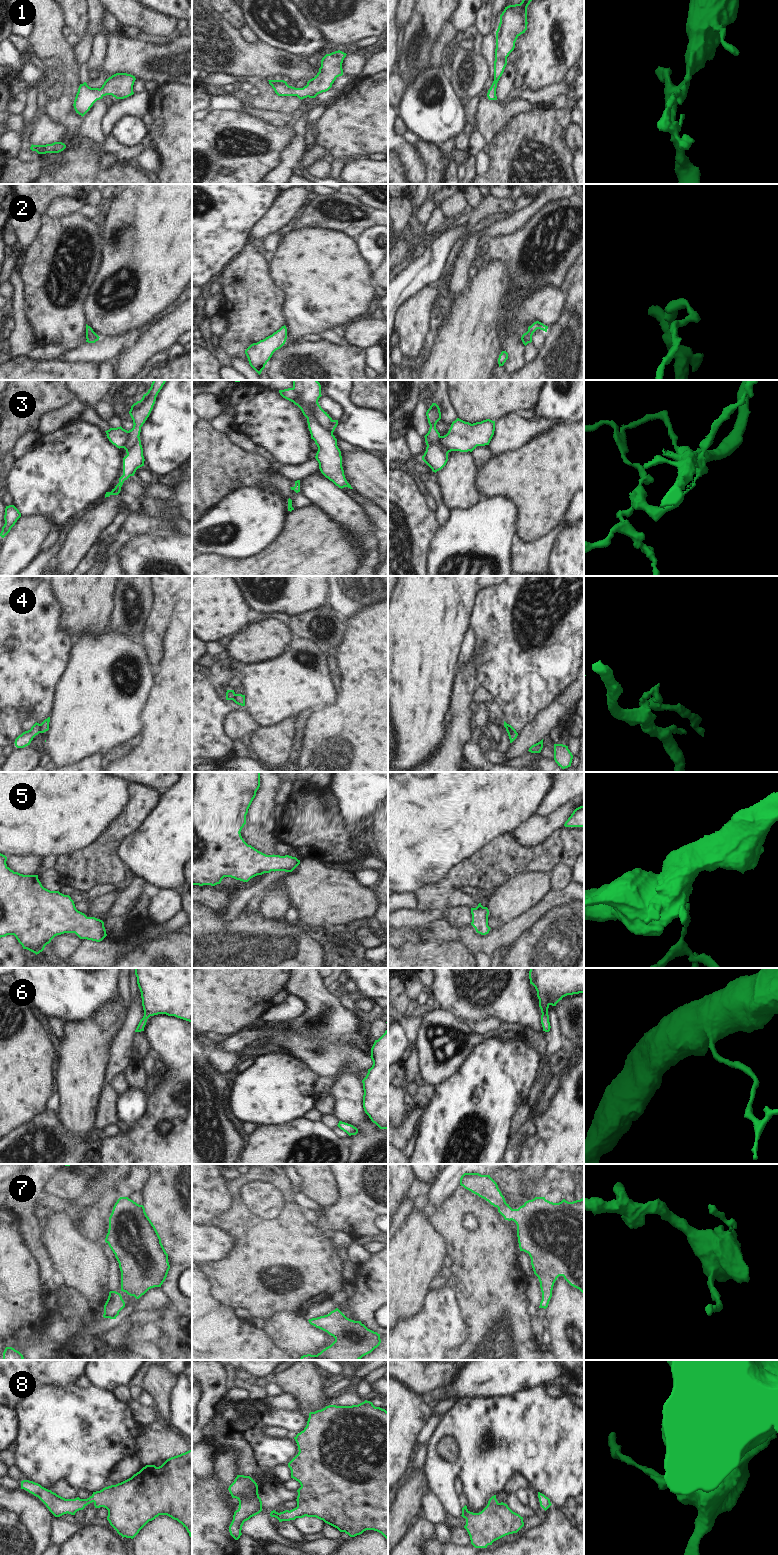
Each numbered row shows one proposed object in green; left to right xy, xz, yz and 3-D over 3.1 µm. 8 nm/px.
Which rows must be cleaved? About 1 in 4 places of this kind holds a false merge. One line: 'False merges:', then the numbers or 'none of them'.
False merges: 3, 4.

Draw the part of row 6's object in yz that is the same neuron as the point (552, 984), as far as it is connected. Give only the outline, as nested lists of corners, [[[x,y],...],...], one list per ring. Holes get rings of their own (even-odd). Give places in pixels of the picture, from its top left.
[[[530,968],[529,979],[530,984],[537,991],[542,1013],[541,1024],[545,1032],[549,1032],[551,1028],[548,1015],[549,1006],[556,1006],[567,995],[584,993],[584,968]]]

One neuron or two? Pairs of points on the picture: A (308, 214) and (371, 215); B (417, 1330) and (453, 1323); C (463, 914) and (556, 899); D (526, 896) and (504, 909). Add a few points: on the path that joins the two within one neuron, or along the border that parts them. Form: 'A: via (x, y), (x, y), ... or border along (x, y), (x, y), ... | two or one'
A: via (324, 217), (337, 219), (340, 222), (355, 222) | one
B: via (426, 1330), (445, 1328) | one
C: border along (444, 917), (452, 926), (466, 925) | two
D: via (521, 896), (517, 896), (509, 904) | one

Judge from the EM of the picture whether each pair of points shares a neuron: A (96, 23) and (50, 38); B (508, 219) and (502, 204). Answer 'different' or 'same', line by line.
A: different
B: different

